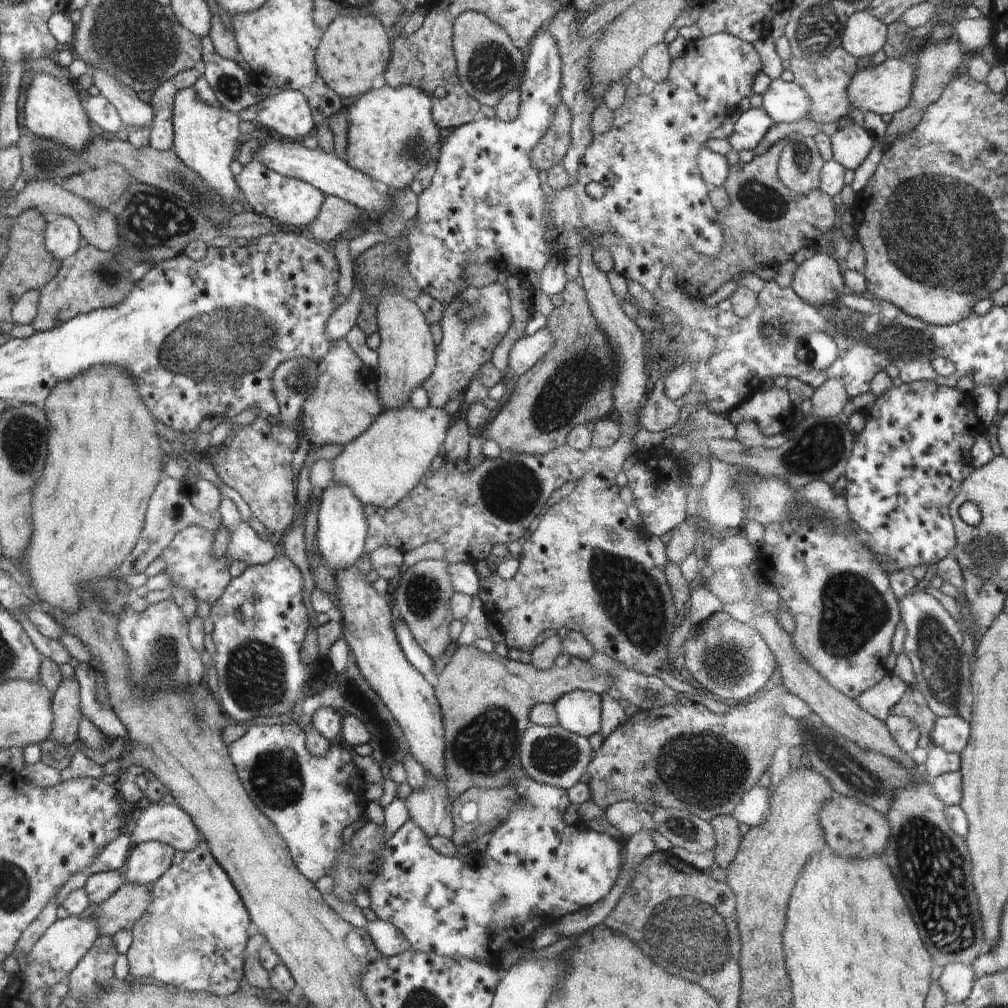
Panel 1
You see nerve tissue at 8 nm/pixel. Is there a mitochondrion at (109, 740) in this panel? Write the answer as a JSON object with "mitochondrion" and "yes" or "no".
{"mitochondrion":"no"}

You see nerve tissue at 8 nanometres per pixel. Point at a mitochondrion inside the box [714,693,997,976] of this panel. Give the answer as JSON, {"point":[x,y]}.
{"point":[931,879]}

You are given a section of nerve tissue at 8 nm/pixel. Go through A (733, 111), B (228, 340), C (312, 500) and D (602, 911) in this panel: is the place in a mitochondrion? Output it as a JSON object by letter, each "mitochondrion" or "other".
{"A":"other","B":"mitochondrion","C":"other","D":"other"}

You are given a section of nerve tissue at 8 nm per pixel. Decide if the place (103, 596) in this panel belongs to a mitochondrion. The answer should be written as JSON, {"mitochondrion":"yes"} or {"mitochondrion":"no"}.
{"mitochondrion":"yes"}

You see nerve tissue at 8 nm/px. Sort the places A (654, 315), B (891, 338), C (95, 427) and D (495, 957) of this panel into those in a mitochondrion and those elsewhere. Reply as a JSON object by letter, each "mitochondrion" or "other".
{"A":"other","B":"mitochondrion","C":"other","D":"other"}

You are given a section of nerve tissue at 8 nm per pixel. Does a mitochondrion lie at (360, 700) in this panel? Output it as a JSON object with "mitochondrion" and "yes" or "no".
{"mitochondrion":"yes"}

